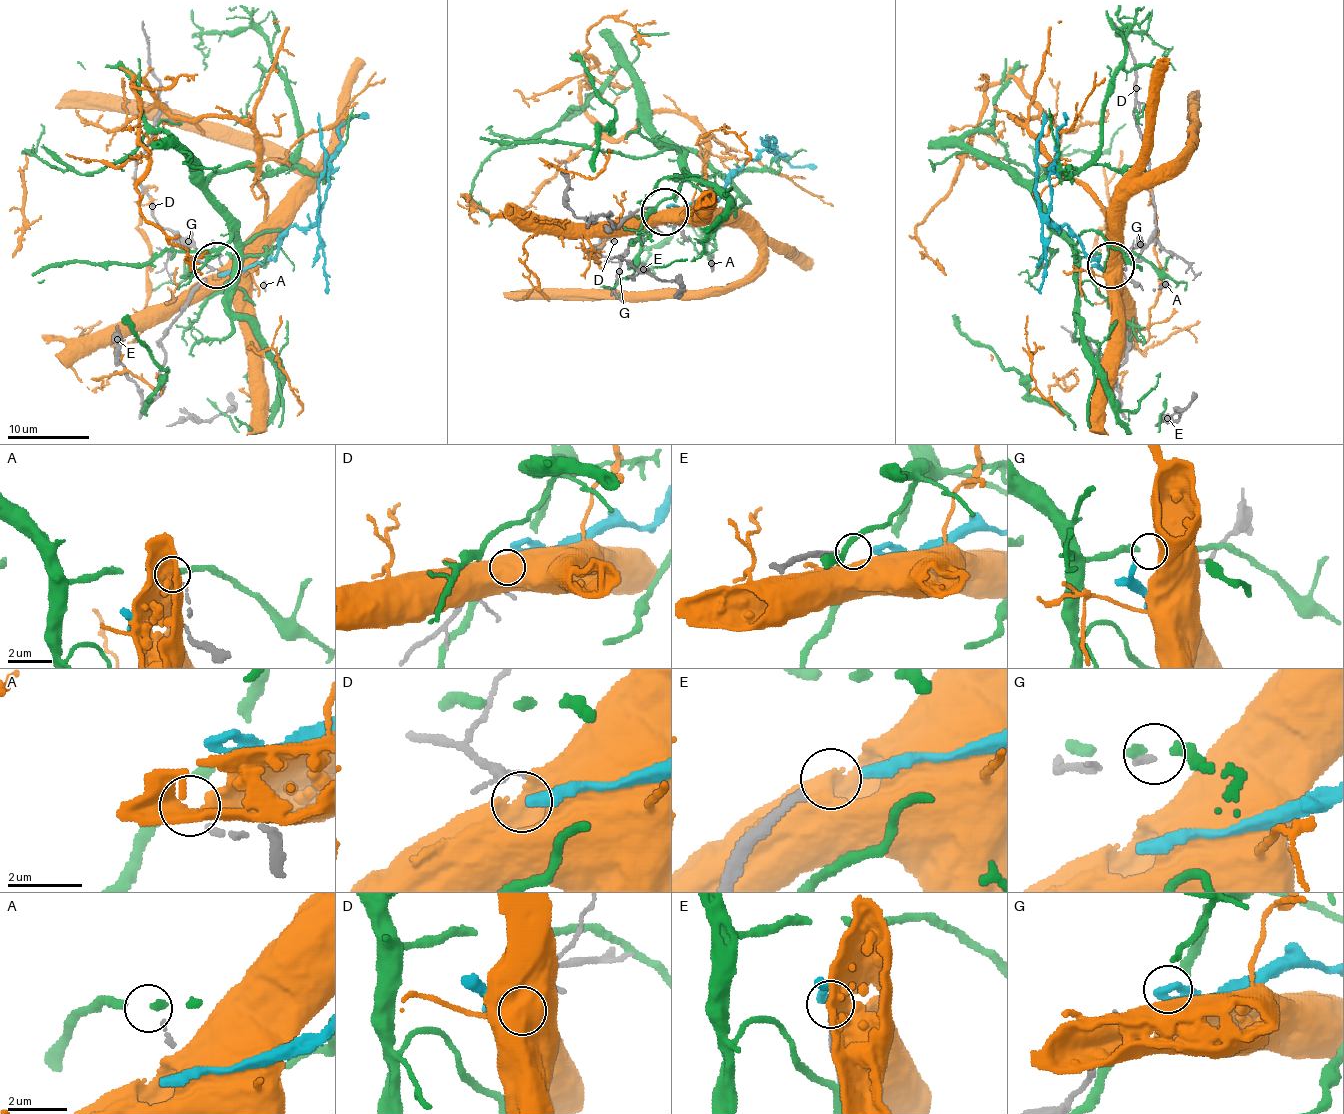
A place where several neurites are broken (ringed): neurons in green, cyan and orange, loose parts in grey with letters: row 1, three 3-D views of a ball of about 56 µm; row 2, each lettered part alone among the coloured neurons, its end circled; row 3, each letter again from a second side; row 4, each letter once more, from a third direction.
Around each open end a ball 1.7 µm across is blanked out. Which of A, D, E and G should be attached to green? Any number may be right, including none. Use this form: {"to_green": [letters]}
{"to_green": []}

